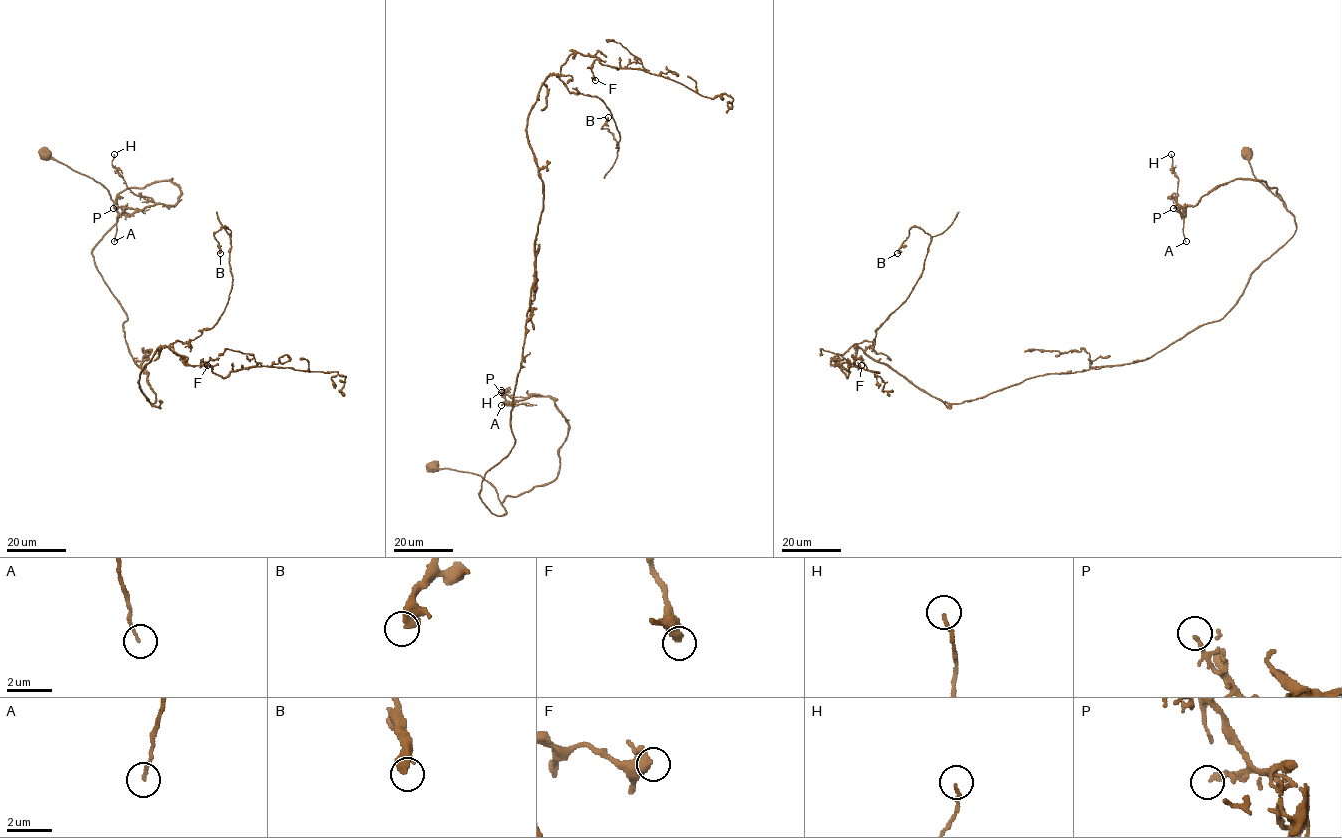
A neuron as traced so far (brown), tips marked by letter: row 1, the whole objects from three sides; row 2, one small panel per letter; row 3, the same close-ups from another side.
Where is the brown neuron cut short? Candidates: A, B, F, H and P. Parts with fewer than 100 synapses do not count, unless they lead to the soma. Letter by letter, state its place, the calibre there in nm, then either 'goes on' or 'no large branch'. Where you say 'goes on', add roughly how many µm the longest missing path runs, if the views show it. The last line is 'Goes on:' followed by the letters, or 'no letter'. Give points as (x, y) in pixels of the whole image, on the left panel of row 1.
A: (114, 241) | 120 nm | no large branch
B: (220, 253) | 340 nm | no large branch
F: (207, 365) | 400 nm | no large branch
H: (114, 154) | 130 nm | no large branch
P: (113, 208) | 170 nm | no large branch
Goes on: no letter

